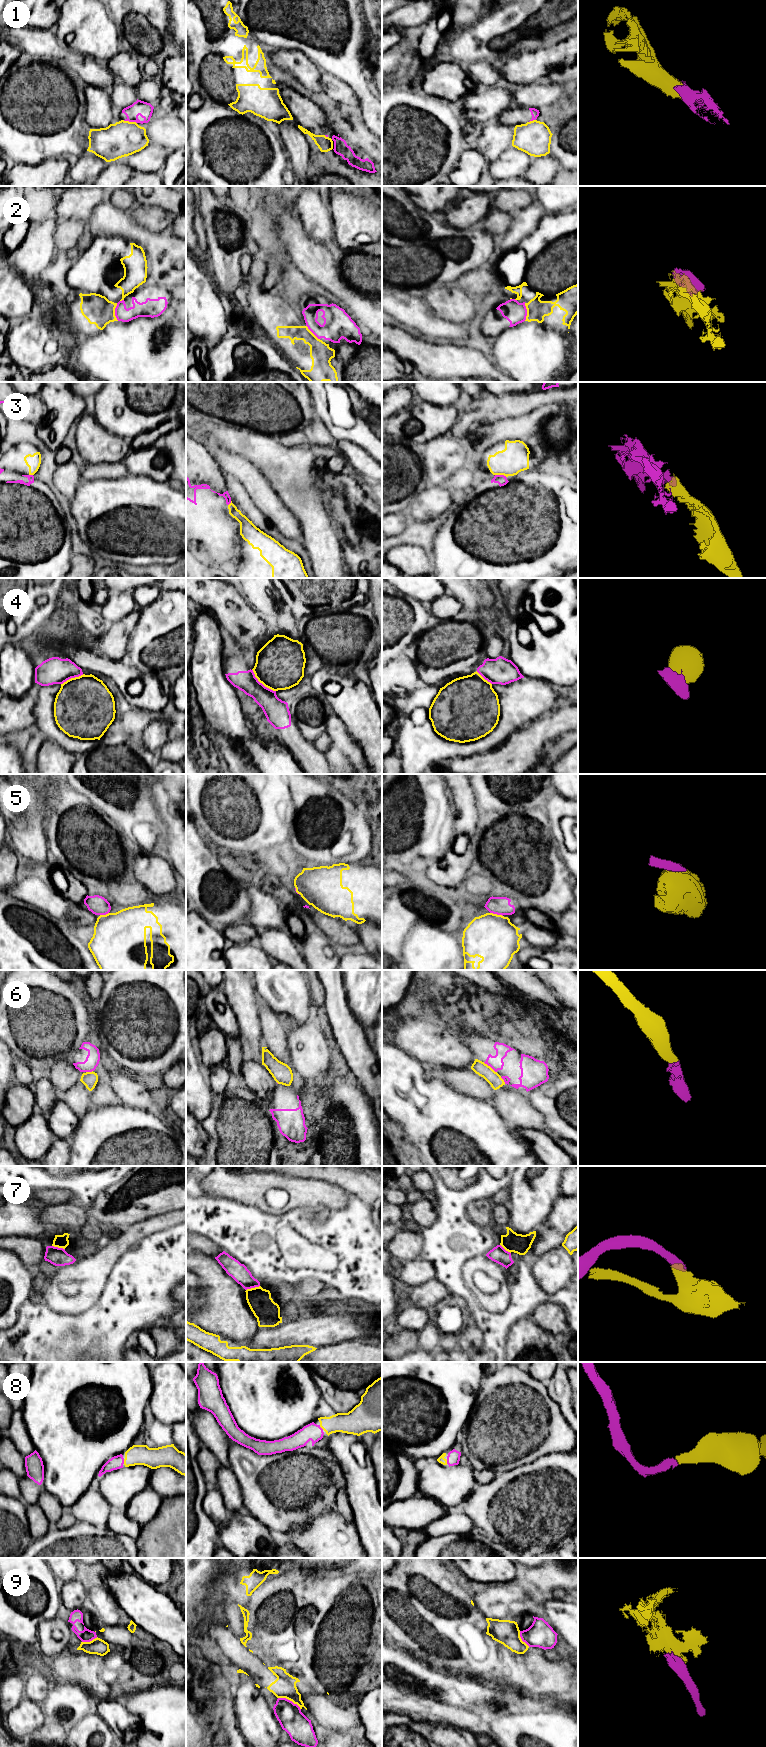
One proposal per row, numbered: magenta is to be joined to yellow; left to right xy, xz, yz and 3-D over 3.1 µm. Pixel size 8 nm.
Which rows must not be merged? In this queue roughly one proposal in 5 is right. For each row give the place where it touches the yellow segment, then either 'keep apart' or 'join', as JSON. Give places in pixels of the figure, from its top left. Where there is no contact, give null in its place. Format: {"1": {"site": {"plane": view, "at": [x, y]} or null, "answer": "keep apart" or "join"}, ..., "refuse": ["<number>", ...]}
{"1": {"site": {"plane": "xy", "at": [130, 122]}, "answer": "keep apart"}, "2": {"site": {"plane": "xy", "at": [114, 312]}, "answer": "keep apart"}, "3": {"site": {"plane": "yz", "at": [501, 474]}, "answer": "keep apart"}, "4": {"site": {"plane": "xz", "at": [261, 682]}, "answer": "keep apart"}, "5": {"site": {"plane": "yz", "at": [496, 914]}, "answer": "keep apart"}, "6": {"site": {"plane": "yz", "at": [489, 1066]}, "answer": "keep apart"}, "7": {"site": {"plane": "xz", "at": [252, 1288]}, "answer": "keep apart"}, "8": {"site": {"plane": "xy", "at": [124, 1461]}, "answer": "join"}, "9": {"site": {"plane": "xz", "at": [290, 1700]}, "answer": "keep apart"}, "refuse": ["1", "2", "3", "4", "5", "6", "7", "9"]}

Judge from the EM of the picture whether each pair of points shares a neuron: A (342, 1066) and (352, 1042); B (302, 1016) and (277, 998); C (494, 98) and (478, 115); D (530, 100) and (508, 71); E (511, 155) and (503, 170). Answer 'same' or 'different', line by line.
A: different
B: same
C: same
D: different
E: same

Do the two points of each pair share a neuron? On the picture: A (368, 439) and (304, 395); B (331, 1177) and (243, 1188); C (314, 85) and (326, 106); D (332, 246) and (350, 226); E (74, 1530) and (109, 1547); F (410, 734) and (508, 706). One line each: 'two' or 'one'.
A: two
B: two
C: two
D: two
E: one
F: one

